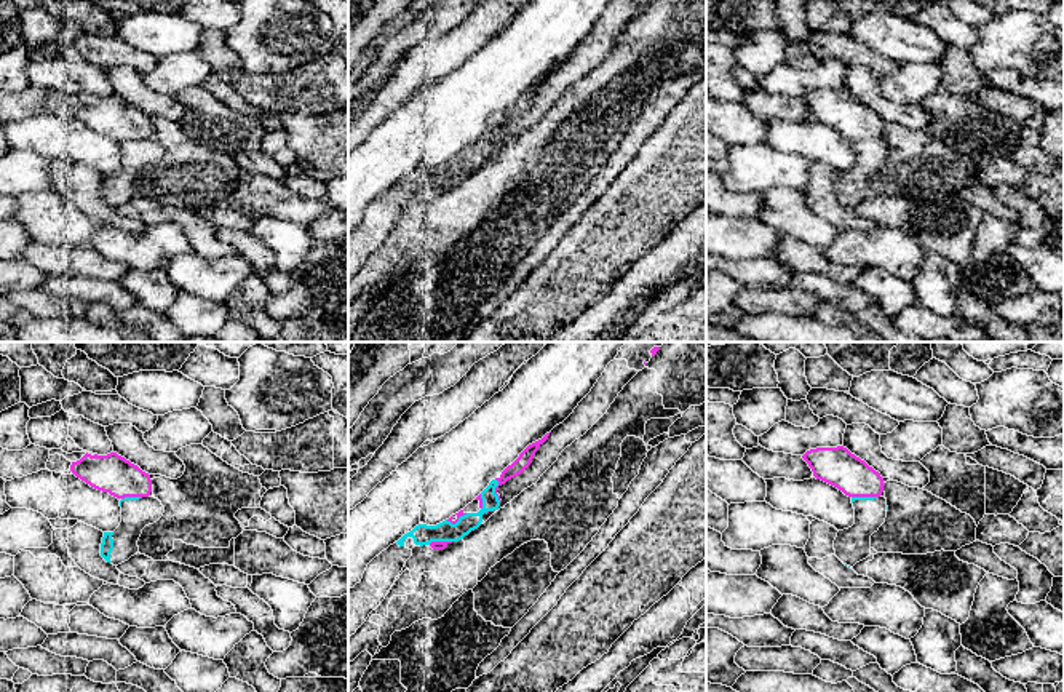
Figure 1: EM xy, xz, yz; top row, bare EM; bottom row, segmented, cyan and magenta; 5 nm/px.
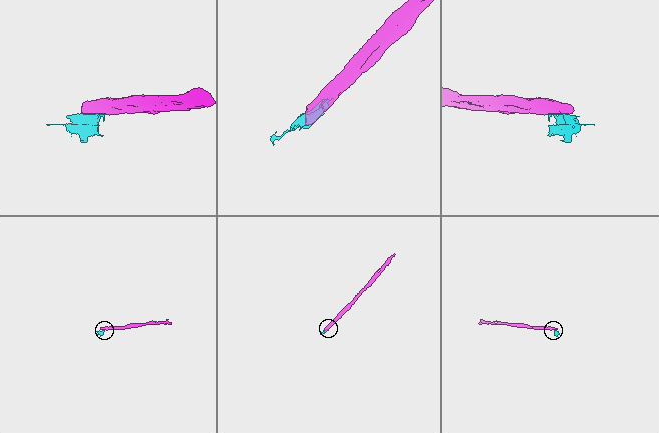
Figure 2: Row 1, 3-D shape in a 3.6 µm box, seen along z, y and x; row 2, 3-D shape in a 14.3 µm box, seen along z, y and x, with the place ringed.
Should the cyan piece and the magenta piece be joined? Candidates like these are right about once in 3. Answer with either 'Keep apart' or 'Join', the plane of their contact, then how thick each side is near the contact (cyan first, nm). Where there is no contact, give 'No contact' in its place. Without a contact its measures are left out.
Keep apart. Touches cyan in xz. Thickness 90 nm (cyan) against 70 nm

